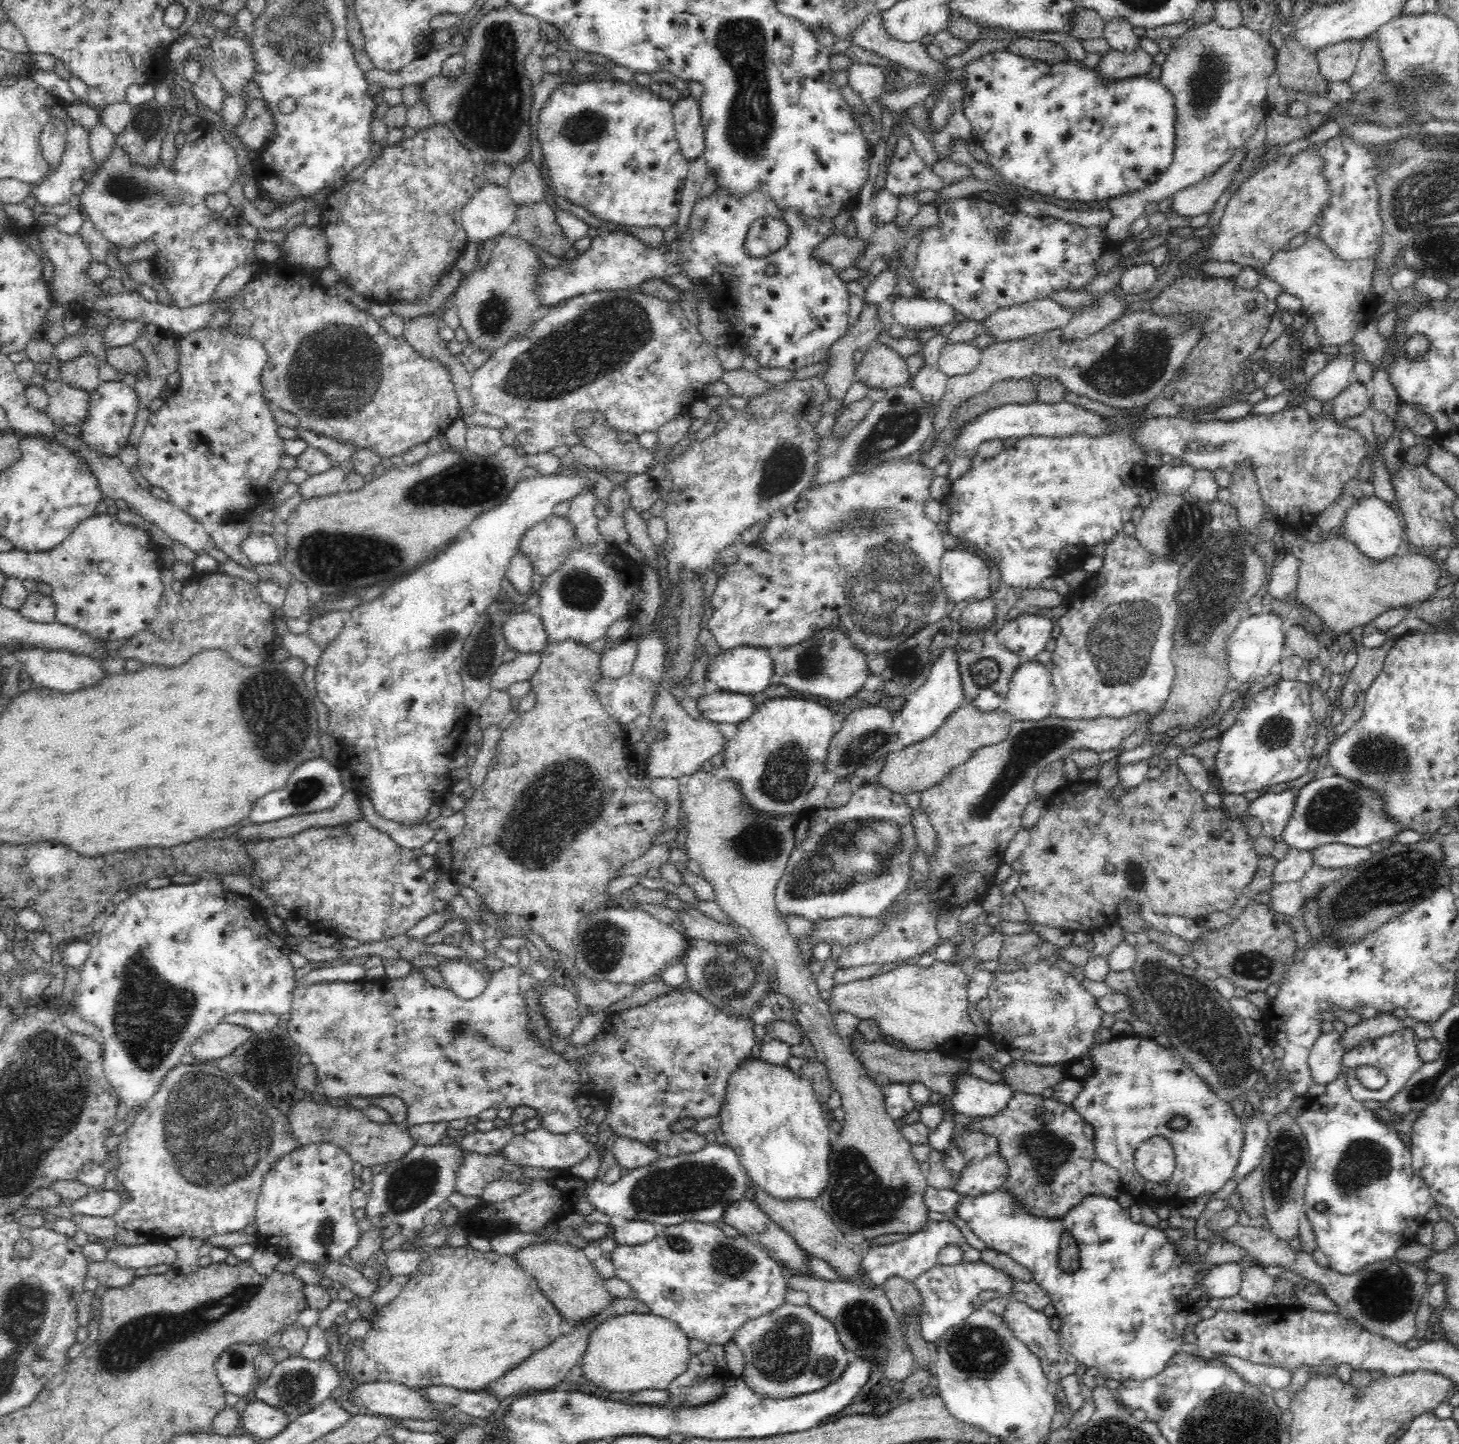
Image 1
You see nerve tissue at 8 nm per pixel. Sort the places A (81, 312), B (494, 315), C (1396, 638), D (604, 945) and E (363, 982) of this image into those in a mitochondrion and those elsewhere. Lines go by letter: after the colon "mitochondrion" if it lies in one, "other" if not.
A: other
B: mitochondrion
C: other
D: mitochondrion
E: other

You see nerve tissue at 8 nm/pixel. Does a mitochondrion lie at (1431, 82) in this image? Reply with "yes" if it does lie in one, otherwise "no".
yes

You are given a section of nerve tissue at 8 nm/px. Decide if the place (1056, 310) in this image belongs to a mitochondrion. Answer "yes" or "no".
no

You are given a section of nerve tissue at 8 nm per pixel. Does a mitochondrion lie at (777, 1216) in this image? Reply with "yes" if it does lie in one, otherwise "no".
no

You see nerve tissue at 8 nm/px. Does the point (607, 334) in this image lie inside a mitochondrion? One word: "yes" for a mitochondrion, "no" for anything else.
yes

